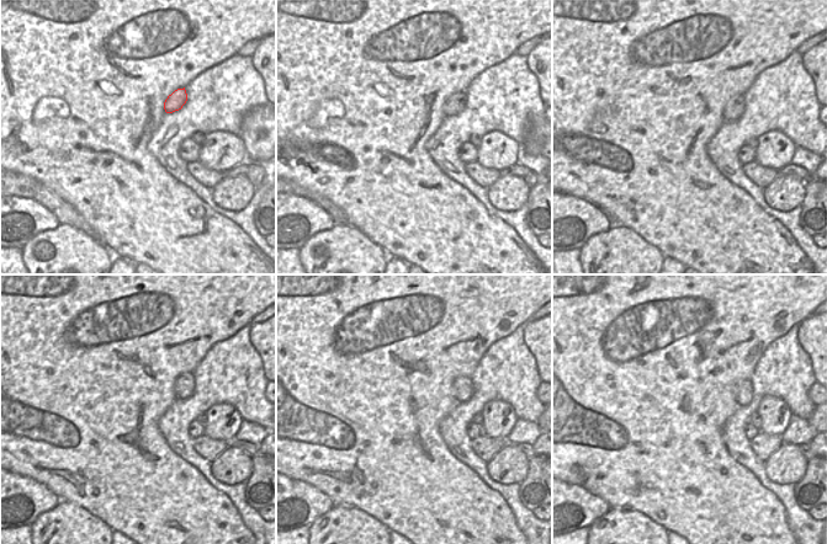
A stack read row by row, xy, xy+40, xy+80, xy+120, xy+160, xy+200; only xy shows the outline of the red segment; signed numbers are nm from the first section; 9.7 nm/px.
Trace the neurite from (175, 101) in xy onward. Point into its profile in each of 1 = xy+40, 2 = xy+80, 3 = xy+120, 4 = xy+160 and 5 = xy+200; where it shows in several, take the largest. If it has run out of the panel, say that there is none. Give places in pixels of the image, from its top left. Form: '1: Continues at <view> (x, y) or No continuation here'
1: Continues at xy+40 (455, 104)
2: Continues at xy+80 (732, 111)
3: Continues at xy+120 (184, 385)
4: Continues at xy+160 (462, 385)
5: Continues at xy+200 (745, 394)

